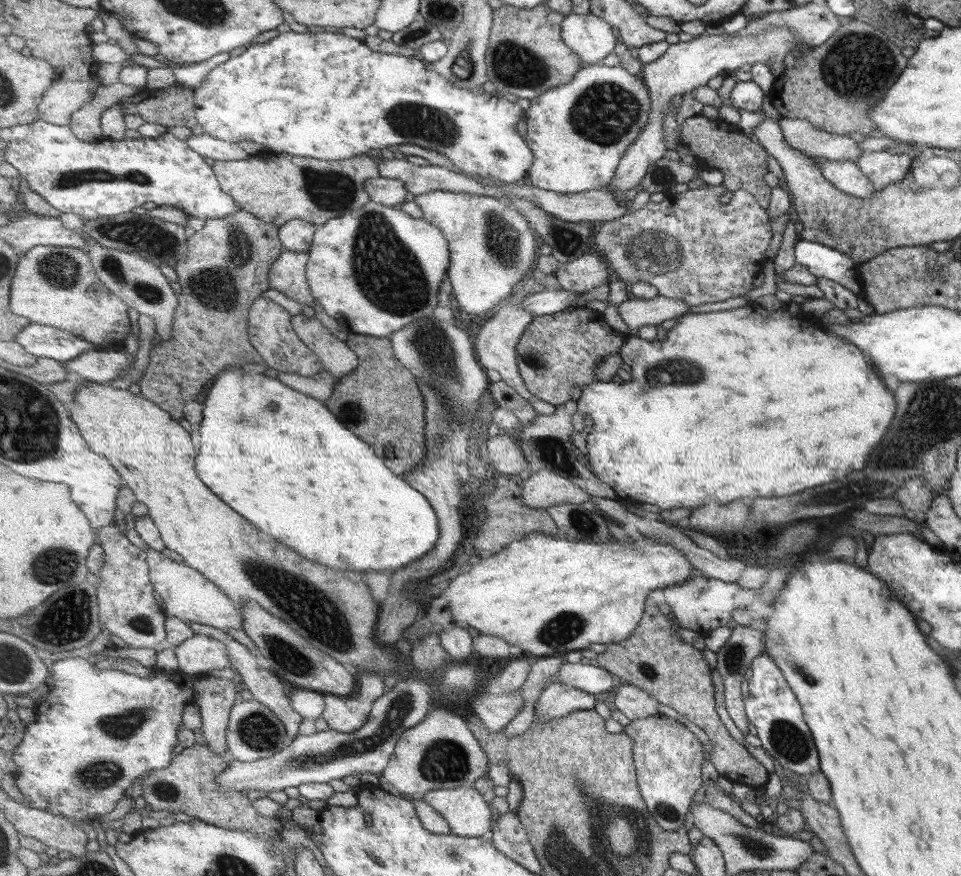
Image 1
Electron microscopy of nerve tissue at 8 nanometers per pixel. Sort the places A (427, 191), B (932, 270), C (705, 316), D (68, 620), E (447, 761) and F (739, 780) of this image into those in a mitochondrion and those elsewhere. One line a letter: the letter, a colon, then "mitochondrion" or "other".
A: other
B: mitochondrion
C: other
D: mitochondrion
E: mitochondrion
F: other

